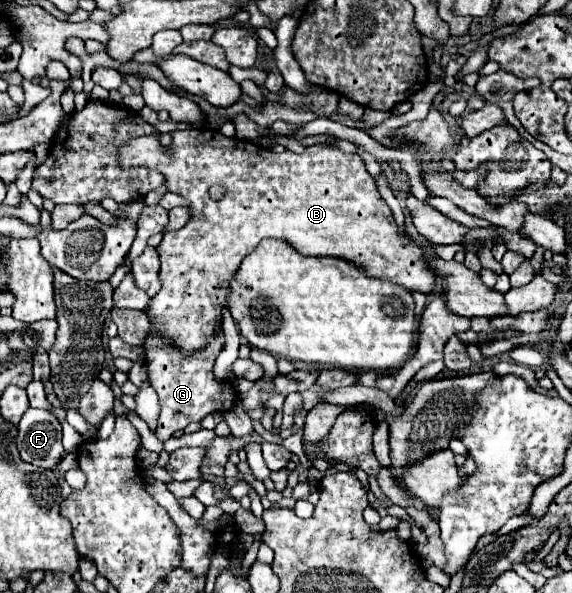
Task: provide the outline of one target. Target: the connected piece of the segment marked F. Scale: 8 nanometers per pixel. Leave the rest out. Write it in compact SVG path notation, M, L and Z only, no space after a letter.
M28 408L18 424L16 446L22 460L54 470L64 454L58 420L48 410Z

